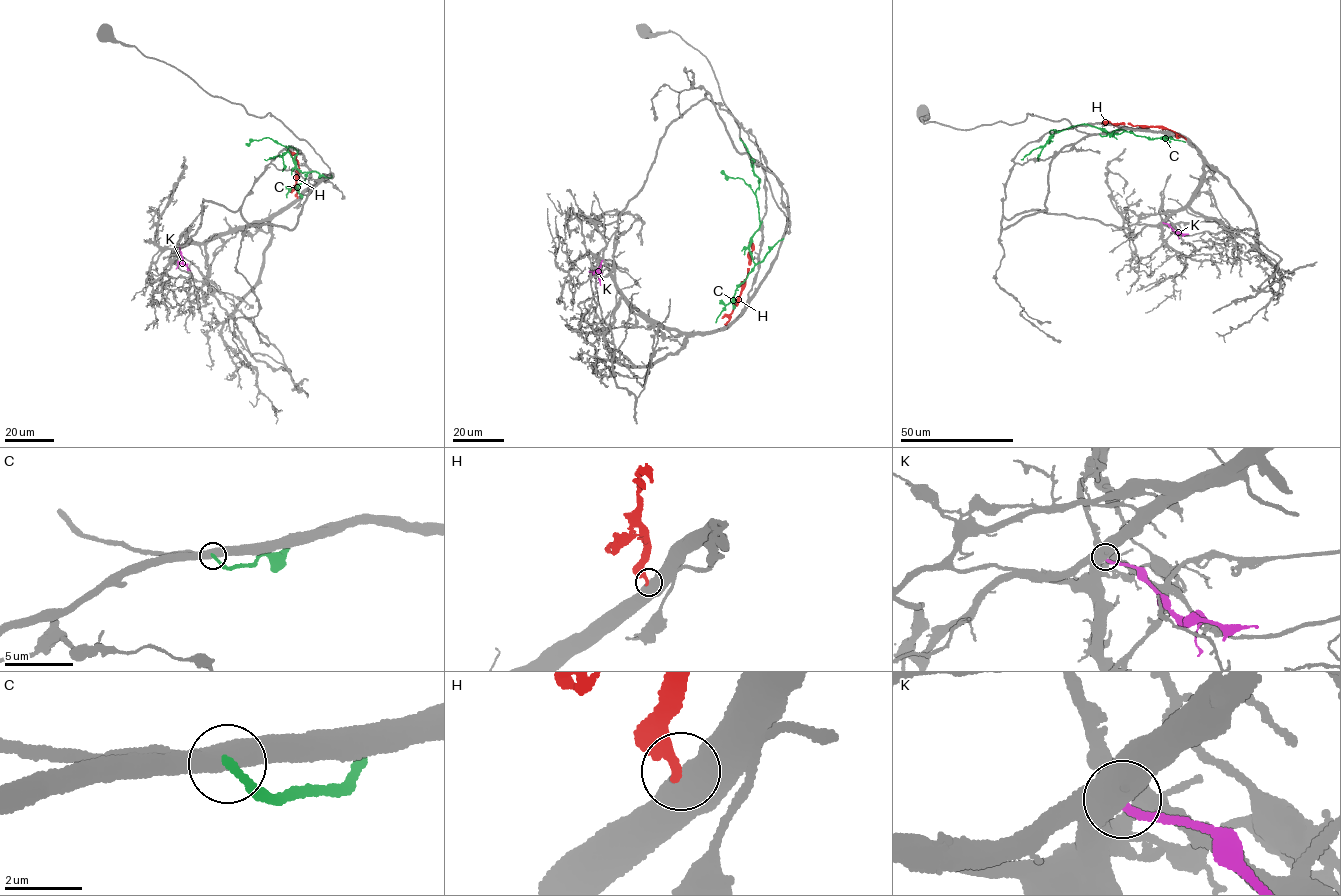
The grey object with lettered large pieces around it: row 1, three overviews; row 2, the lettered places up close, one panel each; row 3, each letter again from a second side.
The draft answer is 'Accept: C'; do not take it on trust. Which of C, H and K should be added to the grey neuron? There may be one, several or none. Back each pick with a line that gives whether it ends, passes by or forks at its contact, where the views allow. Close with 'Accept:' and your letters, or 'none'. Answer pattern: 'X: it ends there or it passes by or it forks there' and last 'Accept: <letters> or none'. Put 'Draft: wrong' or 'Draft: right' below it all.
Accept: none
Draft: wrong

